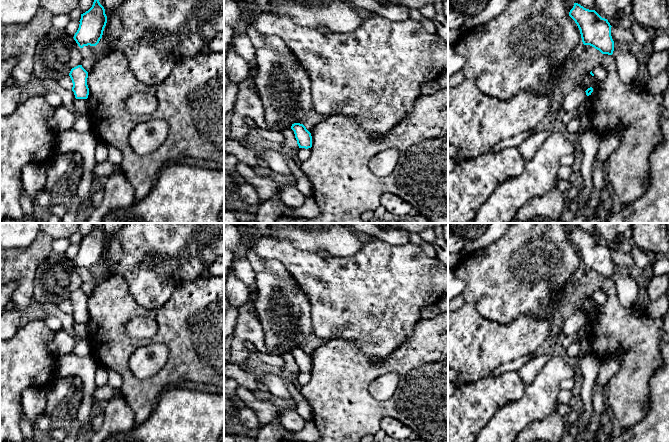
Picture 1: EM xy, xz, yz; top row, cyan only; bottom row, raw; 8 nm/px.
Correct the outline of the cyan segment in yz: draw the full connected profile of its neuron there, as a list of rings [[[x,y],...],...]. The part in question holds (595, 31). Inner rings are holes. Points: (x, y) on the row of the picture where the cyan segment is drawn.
[[[574,3],[569,16],[577,24],[584,45],[594,47],[602,54],[613,54],[612,26],[607,19],[602,18],[595,10],[586,9],[578,3]]]

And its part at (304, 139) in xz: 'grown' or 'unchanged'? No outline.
unchanged

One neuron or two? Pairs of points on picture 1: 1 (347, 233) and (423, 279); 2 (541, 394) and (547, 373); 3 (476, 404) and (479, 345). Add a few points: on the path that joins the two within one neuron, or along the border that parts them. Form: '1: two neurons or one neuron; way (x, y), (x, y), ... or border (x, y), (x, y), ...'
1: two neurons; border (364, 244), (353, 254), (343, 256)
2: one neuron; way (545, 389), (547, 378)
3: two neurons; border (489, 375), (461, 384)

